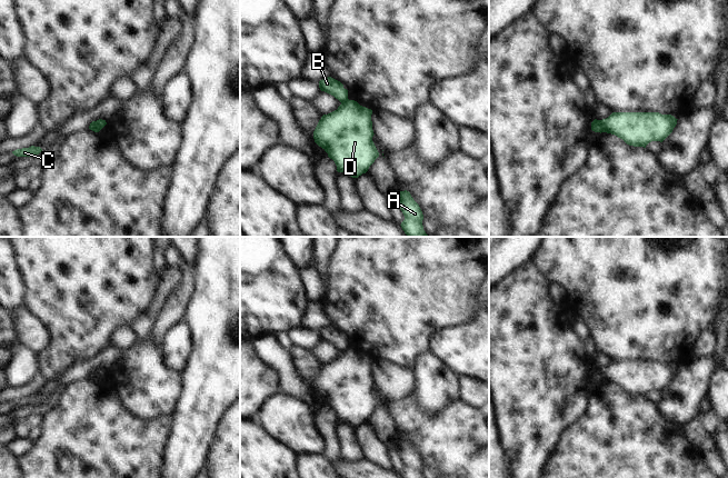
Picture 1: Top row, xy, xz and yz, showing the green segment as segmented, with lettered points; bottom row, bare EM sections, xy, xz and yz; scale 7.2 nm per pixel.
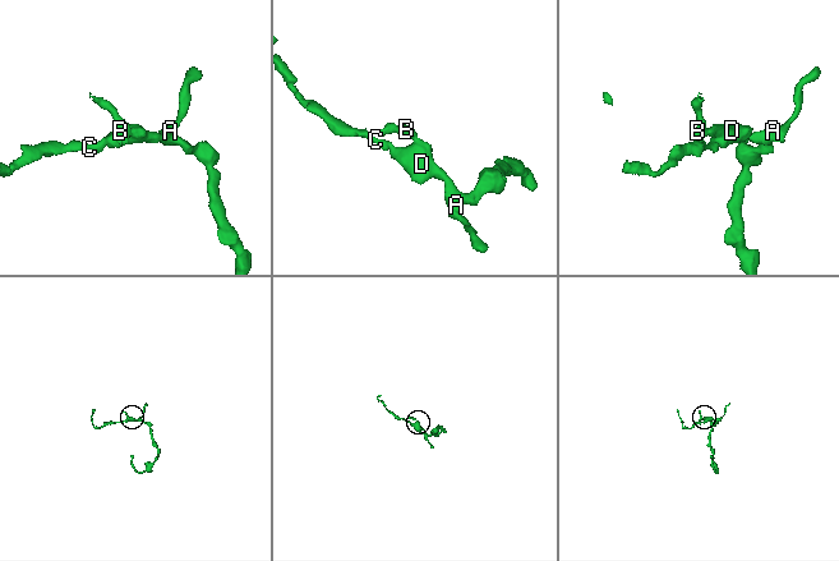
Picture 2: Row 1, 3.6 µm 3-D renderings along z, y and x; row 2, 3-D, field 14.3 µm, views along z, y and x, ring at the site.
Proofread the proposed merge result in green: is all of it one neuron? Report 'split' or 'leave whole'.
split

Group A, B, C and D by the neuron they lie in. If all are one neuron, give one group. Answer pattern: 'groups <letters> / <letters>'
groups A C D / B

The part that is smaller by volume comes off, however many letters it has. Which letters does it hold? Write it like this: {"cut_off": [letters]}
{"cut_off": ["B"]}

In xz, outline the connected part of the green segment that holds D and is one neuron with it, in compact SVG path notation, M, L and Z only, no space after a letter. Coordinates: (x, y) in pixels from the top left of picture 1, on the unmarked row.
M348 348L319 369L315 391L335 410L338 421L358 427L379 406L372 390L371 364L371 358Z

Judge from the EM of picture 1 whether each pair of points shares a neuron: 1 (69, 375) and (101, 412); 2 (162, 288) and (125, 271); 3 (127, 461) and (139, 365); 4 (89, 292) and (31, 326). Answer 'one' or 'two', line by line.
1: two
2: two
3: two
4: two

